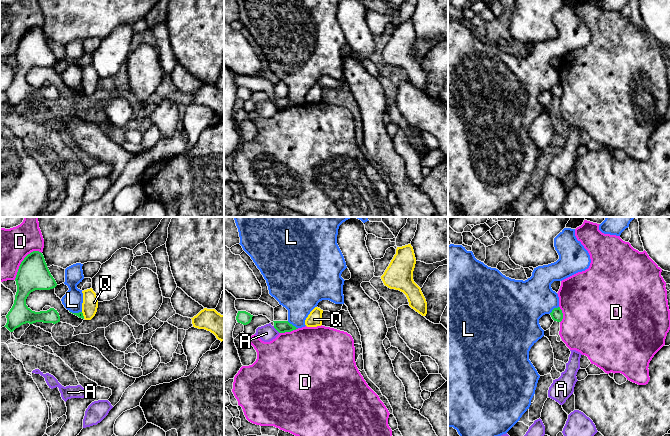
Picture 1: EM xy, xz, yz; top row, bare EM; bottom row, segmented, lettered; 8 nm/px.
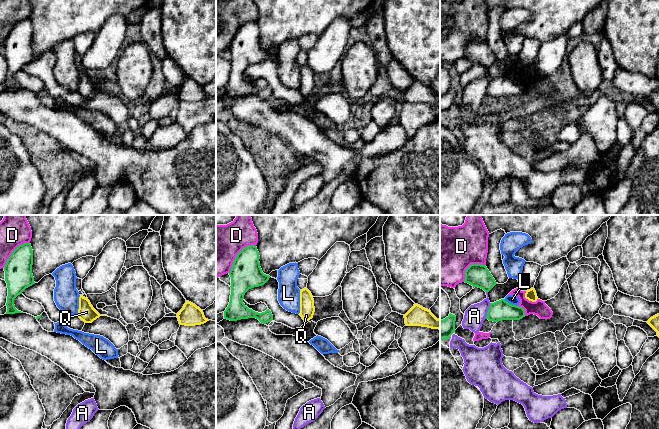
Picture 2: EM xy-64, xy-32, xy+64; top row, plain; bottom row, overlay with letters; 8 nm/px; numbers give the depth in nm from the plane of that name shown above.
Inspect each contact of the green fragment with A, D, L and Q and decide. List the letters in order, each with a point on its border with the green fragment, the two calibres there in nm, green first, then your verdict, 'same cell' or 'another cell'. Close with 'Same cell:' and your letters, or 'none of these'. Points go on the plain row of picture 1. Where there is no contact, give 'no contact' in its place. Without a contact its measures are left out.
A: xz (276, 105) | 100/140 nm | another cell
D: xy (22, 37) | 260/380 nm | another cell
L: xz (291, 100) | 100/320 nm | another cell
Q: xy (82, 91) | 50/130 nm | another cell
Same cell: none of these

